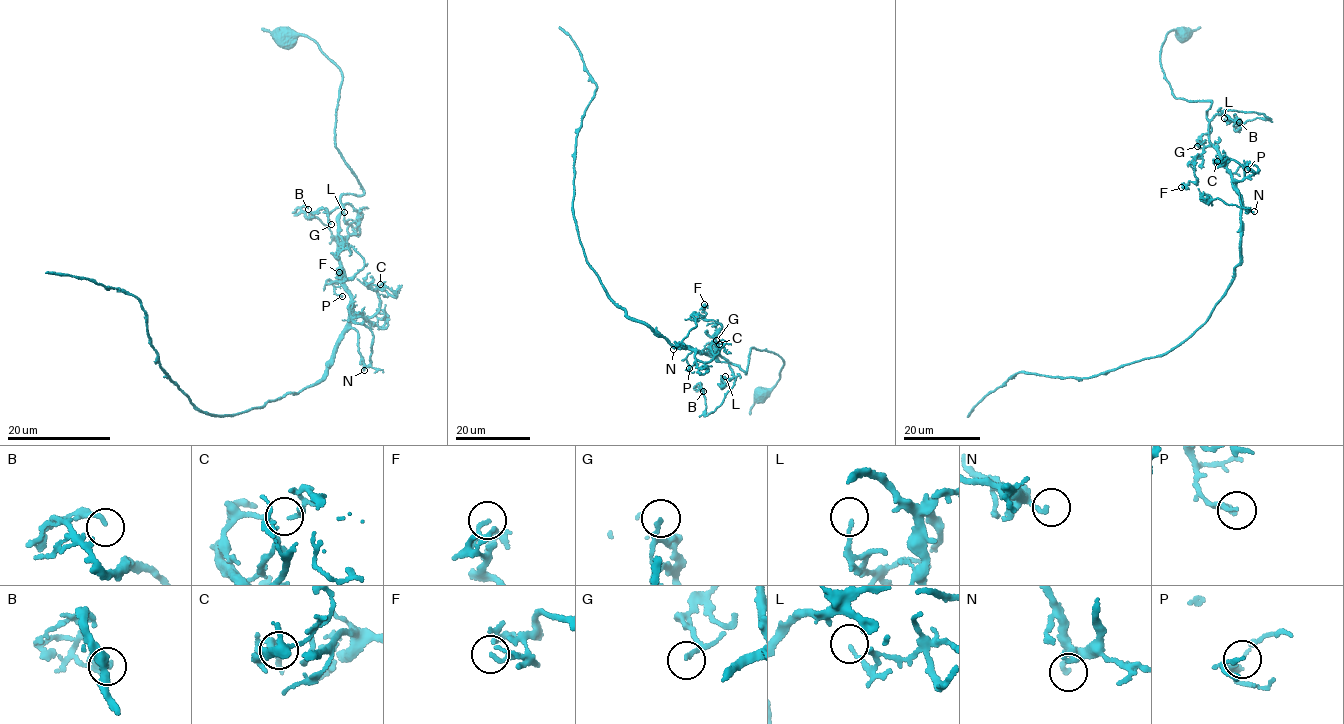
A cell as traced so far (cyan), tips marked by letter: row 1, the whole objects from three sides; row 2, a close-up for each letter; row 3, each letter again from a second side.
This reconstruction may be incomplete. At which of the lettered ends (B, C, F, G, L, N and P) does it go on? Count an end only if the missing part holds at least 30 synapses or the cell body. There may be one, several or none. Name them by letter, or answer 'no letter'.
no letter

